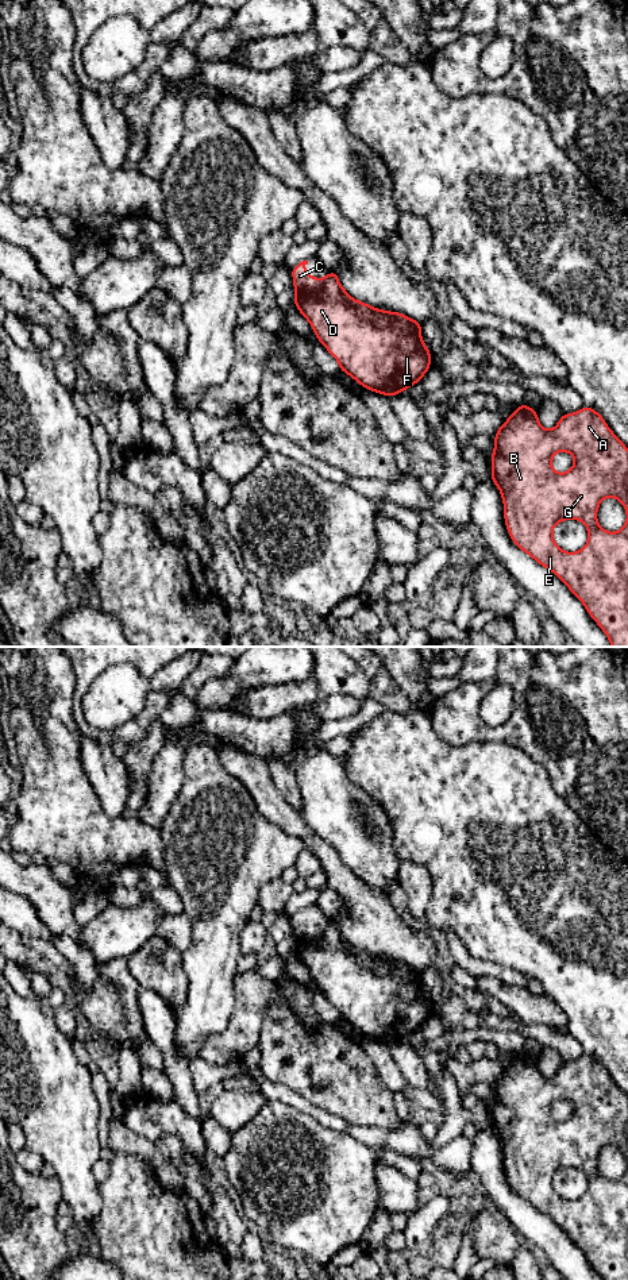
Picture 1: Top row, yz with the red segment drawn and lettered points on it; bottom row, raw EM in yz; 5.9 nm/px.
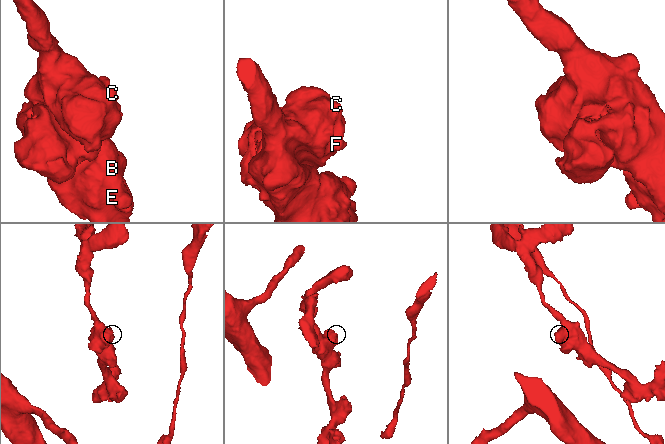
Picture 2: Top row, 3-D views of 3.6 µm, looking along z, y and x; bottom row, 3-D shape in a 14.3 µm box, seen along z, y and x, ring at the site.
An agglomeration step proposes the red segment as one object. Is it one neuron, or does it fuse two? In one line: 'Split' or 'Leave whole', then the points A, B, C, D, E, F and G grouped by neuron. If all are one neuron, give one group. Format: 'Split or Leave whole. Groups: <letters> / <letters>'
Split. Groups: A B D E F G / C

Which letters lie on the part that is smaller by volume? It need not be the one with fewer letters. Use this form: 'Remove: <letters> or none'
Remove: C

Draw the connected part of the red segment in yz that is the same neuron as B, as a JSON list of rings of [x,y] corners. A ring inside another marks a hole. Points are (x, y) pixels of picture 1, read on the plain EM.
[[[521,1050],[494,1082],[490,1129],[501,1141],[504,1169],[512,1190],[540,1214],[552,1219],[583,1252],[602,1280],[628,1280],[628,1096],[604,1065],[585,1053],[578,1060],[563,1061],[552,1077],[544,1077],[538,1059]],[[556,1100],[573,1103],[574,1111],[567,1121],[556,1121],[552,1117],[552,1104]],[[608,1145],[616,1146],[625,1156],[627,1169],[617,1180],[602,1177],[597,1169],[600,1150]],[[566,1168],[579,1168],[587,1176],[587,1191],[577,1200],[563,1199],[552,1185],[555,1173]]]

